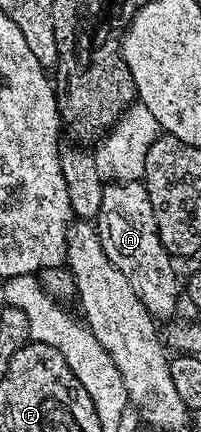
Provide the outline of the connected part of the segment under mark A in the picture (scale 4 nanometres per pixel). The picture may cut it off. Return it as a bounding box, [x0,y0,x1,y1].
[94,181,180,319]

